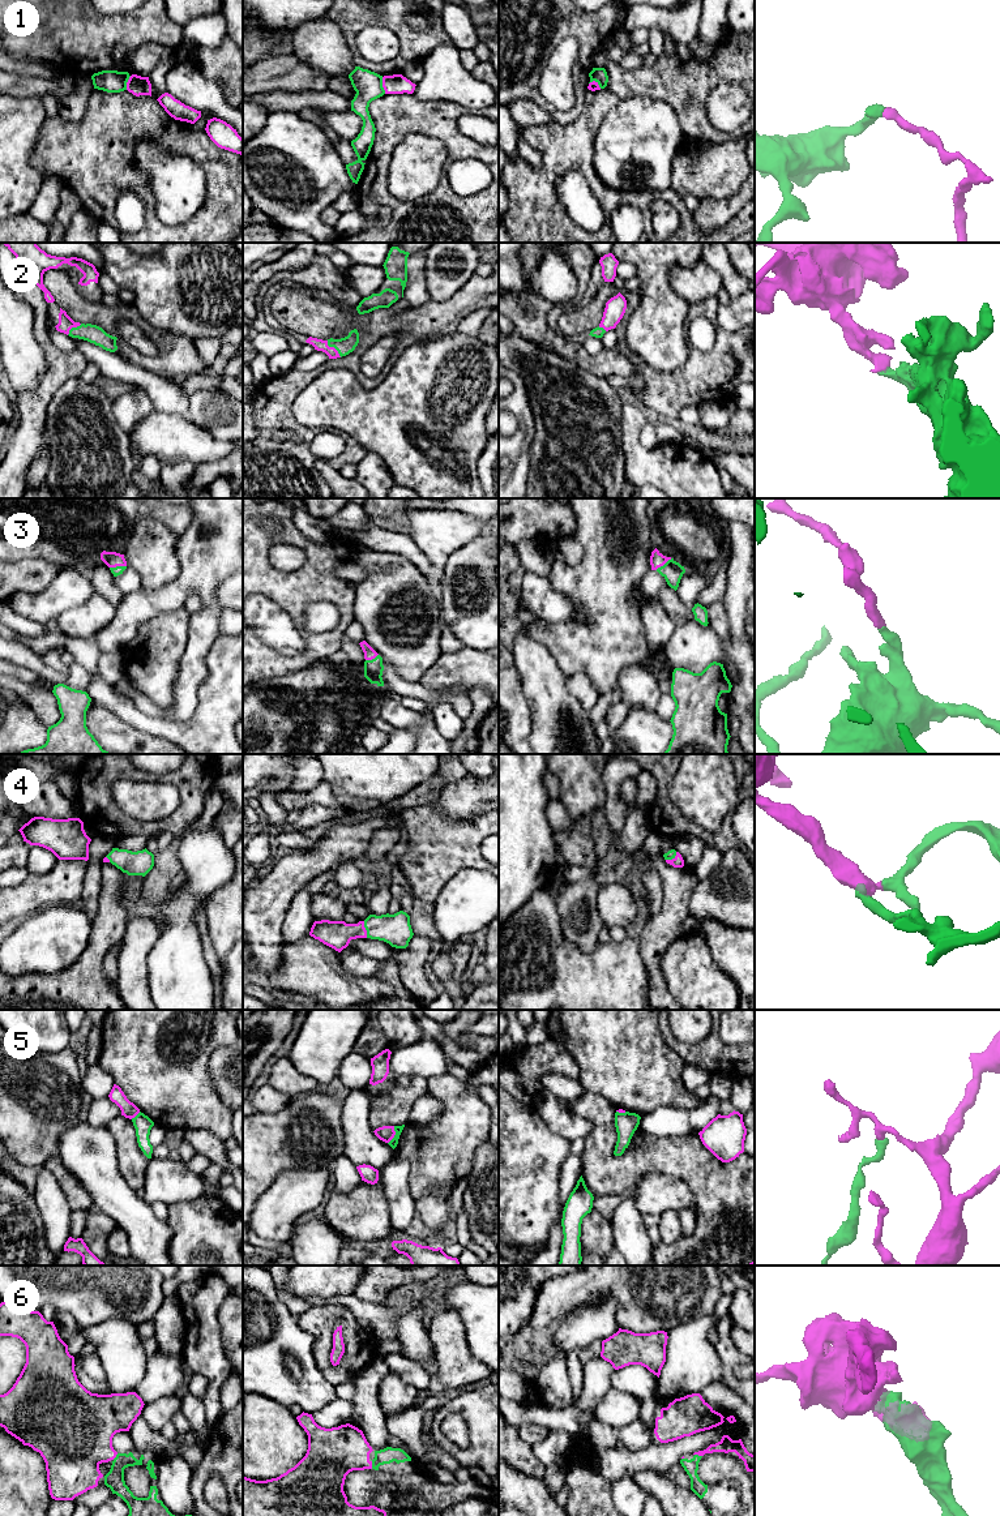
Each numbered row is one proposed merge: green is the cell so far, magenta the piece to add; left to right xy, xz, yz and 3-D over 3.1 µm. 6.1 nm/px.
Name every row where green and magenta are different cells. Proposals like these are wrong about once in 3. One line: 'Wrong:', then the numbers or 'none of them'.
Wrong: 1, 5

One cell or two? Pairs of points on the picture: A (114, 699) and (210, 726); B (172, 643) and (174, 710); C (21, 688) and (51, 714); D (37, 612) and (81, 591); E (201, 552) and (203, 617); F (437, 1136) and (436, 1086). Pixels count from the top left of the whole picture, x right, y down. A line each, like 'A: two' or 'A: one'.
A: one
B: two
C: one
D: one
E: one
F: one

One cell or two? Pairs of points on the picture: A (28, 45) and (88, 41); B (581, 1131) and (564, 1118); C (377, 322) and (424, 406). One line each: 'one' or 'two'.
A: one
B: one
C: two

